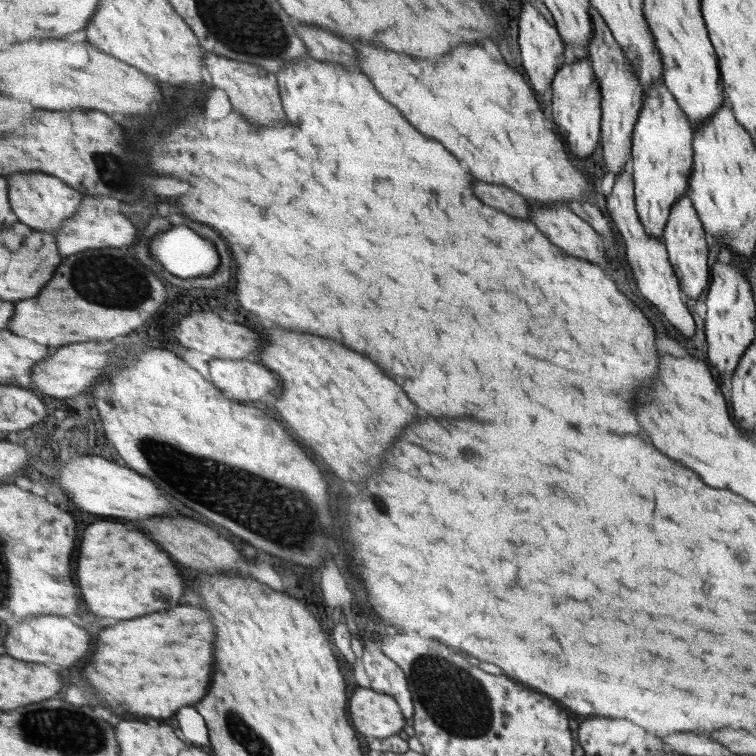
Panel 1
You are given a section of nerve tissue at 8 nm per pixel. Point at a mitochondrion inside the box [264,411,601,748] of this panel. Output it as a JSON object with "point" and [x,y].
{"point":[435,677]}

